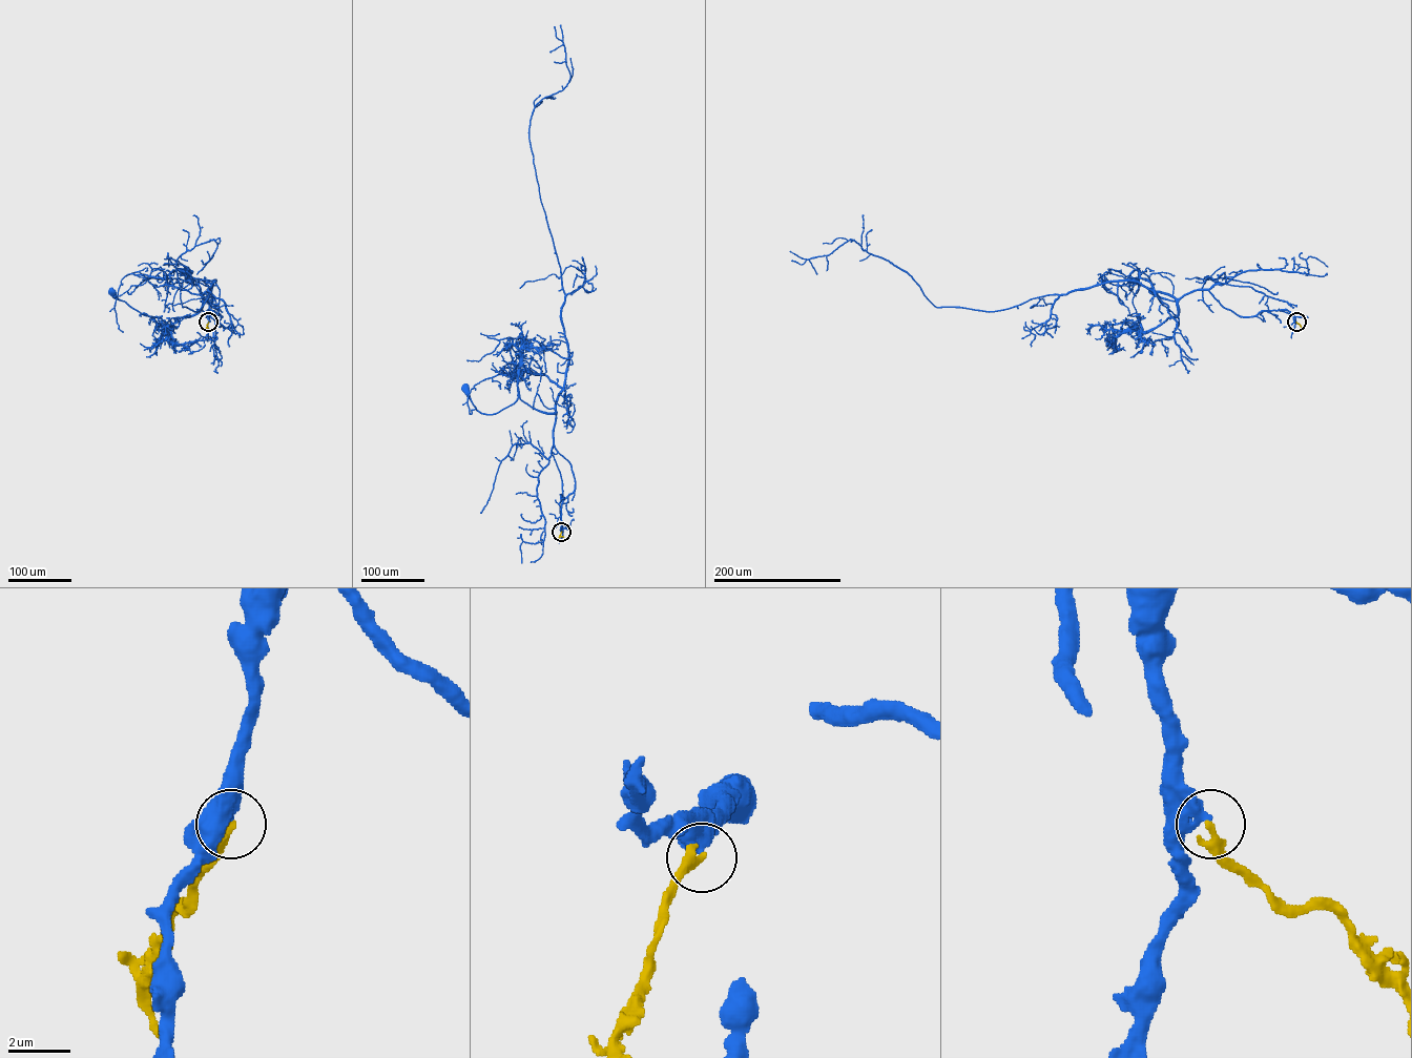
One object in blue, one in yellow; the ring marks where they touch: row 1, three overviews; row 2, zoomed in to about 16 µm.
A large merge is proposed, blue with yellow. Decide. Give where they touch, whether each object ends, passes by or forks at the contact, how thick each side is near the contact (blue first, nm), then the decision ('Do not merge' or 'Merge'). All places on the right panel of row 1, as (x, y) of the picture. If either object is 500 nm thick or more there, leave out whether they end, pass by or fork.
Place: (1296, 322). At the ring blue ends. At the ring yellow ends. Thickness 420 nm (blue) against 280 nm. Do not merge

